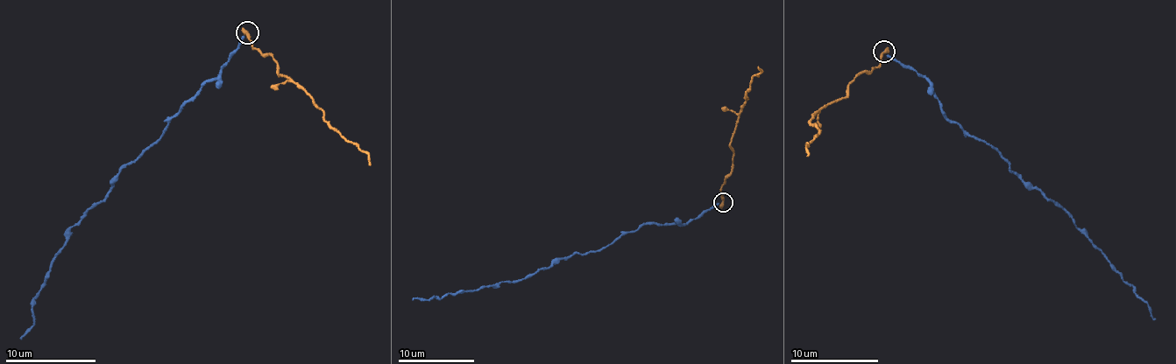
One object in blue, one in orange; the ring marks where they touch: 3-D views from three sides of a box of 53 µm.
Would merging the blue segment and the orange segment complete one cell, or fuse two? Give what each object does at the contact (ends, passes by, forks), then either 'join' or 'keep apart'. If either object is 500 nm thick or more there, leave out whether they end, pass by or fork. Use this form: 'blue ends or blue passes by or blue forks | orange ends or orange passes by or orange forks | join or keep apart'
blue ends | orange ends | keep apart

